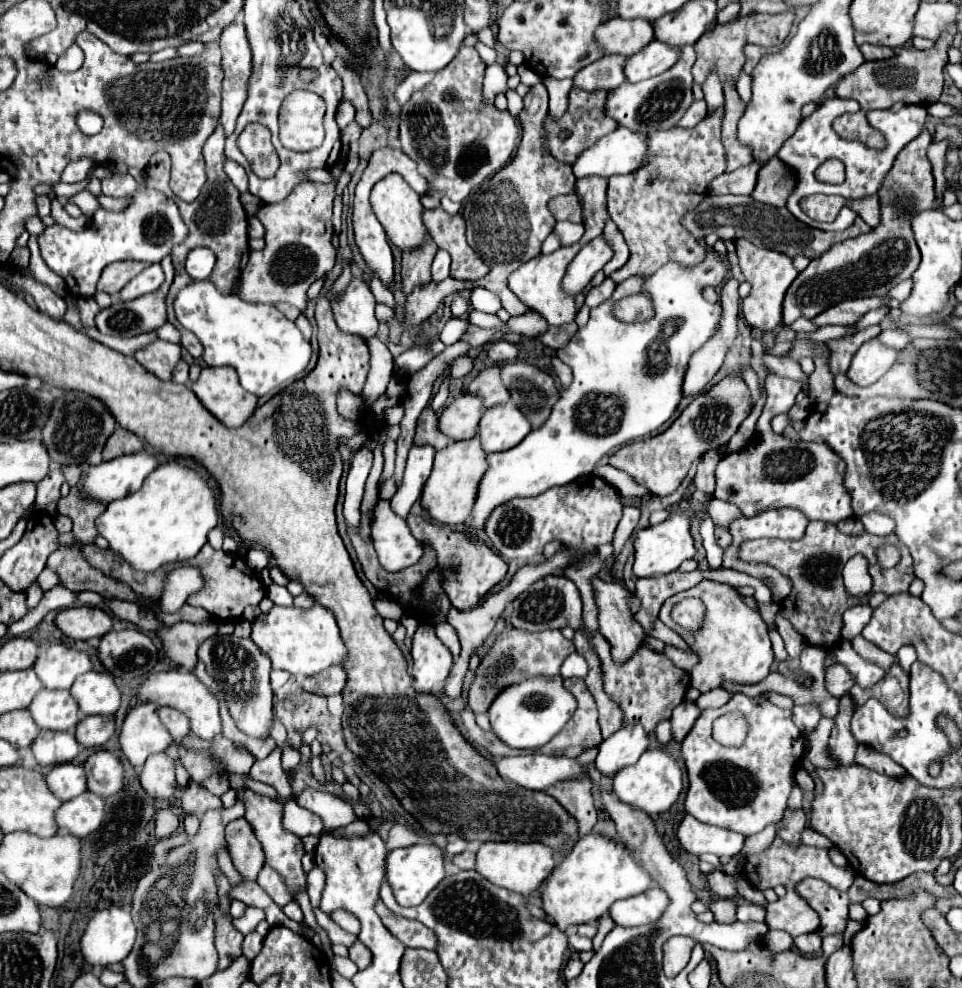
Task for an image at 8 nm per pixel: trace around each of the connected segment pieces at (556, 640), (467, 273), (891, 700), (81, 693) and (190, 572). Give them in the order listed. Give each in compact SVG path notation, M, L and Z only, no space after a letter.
M518 628L508 630L508 642L502 636L496 638L484 654L480 666L476 668L474 680L468 688L468 708L476 714L488 712L492 700L498 698L498 692L502 692L502 688L508 688L510 684L520 684L522 680L530 680L532 676L560 676L560 666L572 652L576 652L572 640L566 640L560 630L546 630L538 634L522 632Z
M442 208L424 210L424 226L428 228L434 244L446 248L452 256L452 278L478 280L490 272L490 268L472 252L466 242L466 224L462 214L448 214Z
M894 660L894 664L890 666L888 674L874 684L872 690L862 690L858 686L854 686L850 690L850 698L856 698L854 706L858 708L866 698L874 697L881 700L884 706L898 718L906 718L908 716L908 672L904 672L898 664L898 660Z
M86 672L78 676L70 694L76 698L82 714L116 714L120 708L120 690L108 672Z
M180 566L166 574L160 608L164 612L176 612L186 600L204 588L204 576L198 566Z

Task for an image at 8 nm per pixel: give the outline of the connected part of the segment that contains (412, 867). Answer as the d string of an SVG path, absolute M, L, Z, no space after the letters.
M414 844L408 848L396 848L386 858L386 880L392 886L396 902L406 908L422 904L422 900L426 900L426 896L444 880L444 876L446 872L442 850L434 844Z

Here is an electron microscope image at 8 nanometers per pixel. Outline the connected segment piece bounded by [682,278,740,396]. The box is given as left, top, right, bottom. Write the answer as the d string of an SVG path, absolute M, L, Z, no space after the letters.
M734 278L726 280L720 292L722 320L716 334L690 358L688 372L684 376L684 396L698 394L710 382L710 378L721 368L734 338L738 336L738 282Z

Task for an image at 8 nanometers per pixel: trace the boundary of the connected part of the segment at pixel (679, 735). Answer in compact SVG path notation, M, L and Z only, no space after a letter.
M684 700L674 708L670 722L672 722L672 736L676 742L682 742L686 738L686 734L692 730L698 716L700 716L700 708L694 702Z

